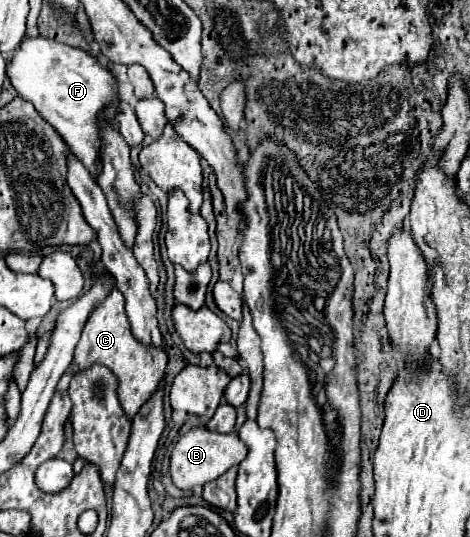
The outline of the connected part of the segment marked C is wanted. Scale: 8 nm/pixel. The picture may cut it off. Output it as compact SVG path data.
M114 288L110 296L98 304L98 308L90 314L80 342L76 344L74 358L72 358L72 376L88 370L94 364L102 364L112 370L112 374L118 378L118 400L124 410L124 414L132 420L142 404L146 404L152 394L158 390L158 384L164 376L164 362L168 362L164 350L154 350L154 348L142 348L136 344L134 336L130 336L130 326L124 314L124 296Z

